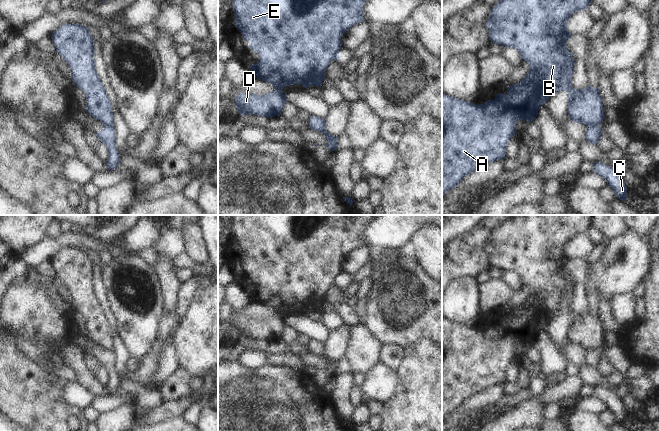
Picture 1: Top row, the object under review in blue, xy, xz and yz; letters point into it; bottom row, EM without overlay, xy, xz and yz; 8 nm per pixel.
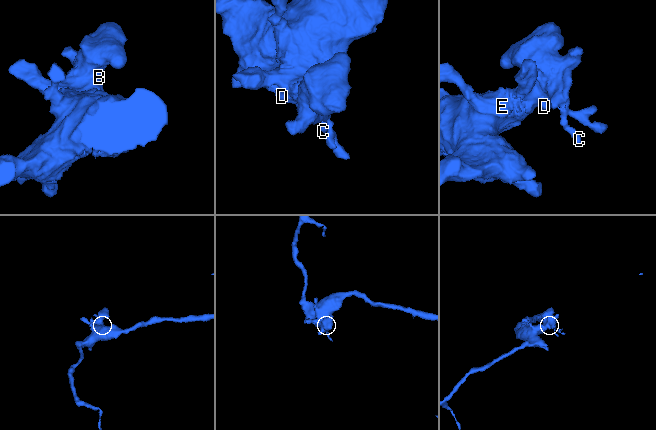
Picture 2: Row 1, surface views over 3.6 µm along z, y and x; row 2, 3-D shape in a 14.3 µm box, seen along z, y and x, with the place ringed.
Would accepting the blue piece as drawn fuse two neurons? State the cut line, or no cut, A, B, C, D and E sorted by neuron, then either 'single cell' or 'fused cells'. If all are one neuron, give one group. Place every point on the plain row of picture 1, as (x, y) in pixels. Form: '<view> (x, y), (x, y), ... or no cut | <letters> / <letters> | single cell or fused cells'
yz (598, 348), (589, 348), (587, 350) | A B D E / C | fused cells

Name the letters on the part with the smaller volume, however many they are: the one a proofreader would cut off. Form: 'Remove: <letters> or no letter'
Remove: C.

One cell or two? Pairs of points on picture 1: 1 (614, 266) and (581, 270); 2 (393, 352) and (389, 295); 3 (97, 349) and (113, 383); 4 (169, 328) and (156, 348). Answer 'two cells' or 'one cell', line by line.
1: two cells
2: two cells
3: one cell
4: one cell

